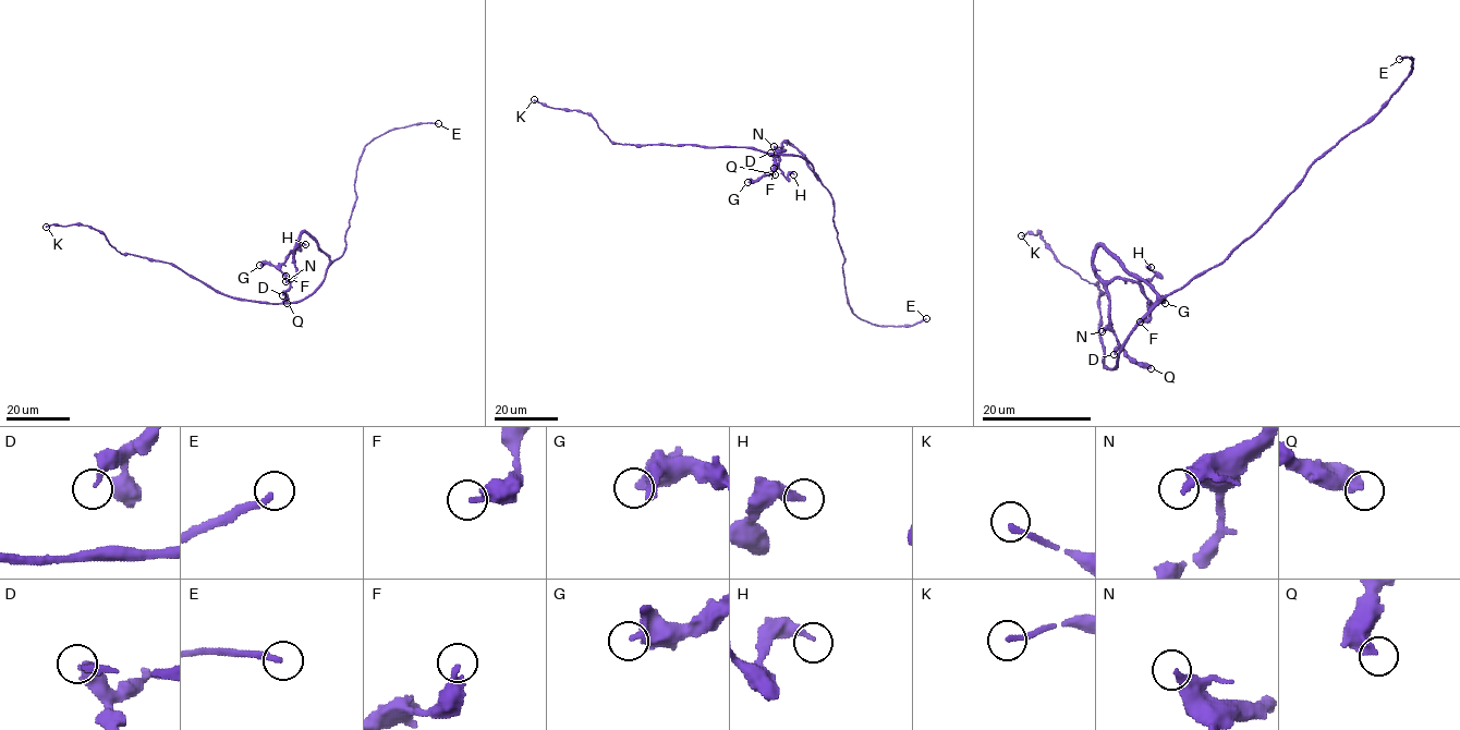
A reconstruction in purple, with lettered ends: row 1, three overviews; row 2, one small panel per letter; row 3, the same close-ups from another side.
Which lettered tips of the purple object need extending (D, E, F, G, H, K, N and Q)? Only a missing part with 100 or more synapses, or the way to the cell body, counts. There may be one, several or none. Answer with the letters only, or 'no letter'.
E

